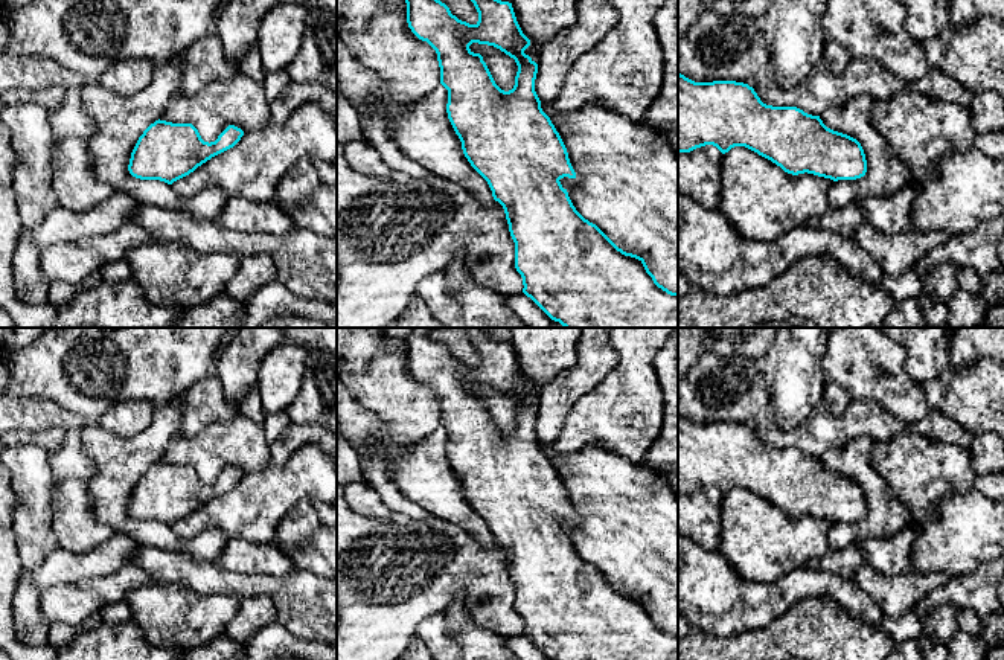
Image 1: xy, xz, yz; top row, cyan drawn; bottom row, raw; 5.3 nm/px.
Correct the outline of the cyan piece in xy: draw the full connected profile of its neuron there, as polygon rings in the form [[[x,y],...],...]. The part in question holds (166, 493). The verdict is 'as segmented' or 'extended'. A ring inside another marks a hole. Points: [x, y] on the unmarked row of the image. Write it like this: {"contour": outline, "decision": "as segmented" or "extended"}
{"contour": [[[155,462],[139,479],[128,512],[140,521],[168,526],[189,517],[212,498],[233,489],[244,473],[229,466],[215,483],[204,483],[192,465]]], "decision": "as segmented"}

